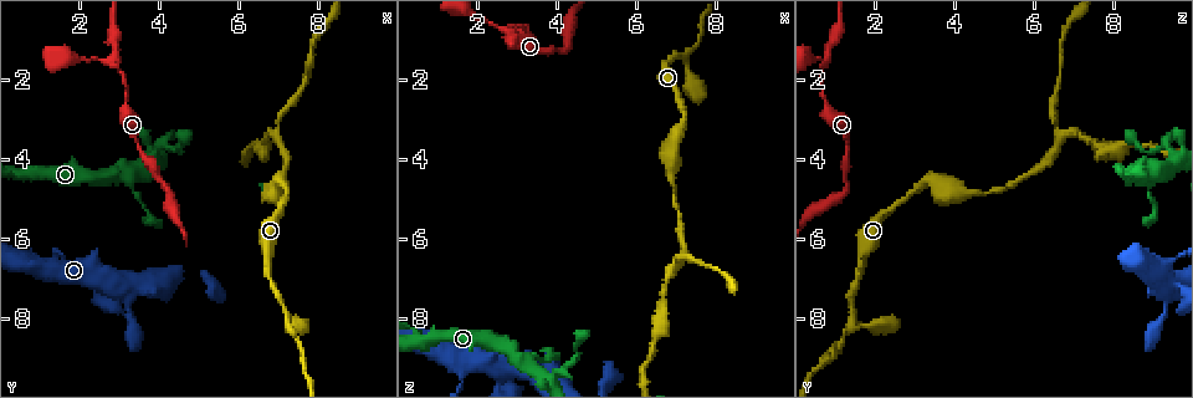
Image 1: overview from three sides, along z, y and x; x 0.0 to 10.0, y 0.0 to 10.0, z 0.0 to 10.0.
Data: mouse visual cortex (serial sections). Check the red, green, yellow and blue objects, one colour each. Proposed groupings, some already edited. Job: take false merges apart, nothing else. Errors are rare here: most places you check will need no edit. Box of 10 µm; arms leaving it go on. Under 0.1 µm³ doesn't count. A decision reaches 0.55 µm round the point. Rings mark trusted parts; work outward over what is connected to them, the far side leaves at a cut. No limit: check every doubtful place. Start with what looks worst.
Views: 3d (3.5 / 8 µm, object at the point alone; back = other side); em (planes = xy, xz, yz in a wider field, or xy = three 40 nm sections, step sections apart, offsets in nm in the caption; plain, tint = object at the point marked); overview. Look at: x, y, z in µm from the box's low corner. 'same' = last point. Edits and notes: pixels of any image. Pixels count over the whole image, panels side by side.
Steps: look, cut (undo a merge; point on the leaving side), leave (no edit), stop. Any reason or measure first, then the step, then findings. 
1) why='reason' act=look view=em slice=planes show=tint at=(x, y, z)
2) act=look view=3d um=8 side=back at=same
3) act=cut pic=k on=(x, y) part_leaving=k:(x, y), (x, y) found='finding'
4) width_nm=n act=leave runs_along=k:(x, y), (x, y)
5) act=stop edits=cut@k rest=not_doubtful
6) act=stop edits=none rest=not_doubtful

why='a narrow waist' act=look view=3d um=3.5 at=(2.85, 1.55, 0.70)

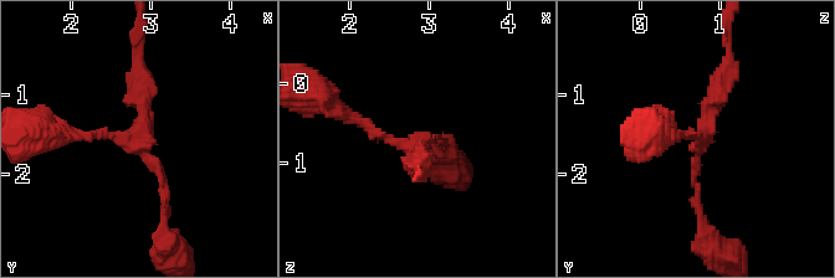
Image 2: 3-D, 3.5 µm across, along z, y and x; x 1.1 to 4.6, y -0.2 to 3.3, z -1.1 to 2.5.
act=look view=em slice=planes show=tint at=(2.85, 1.60, 0.75)

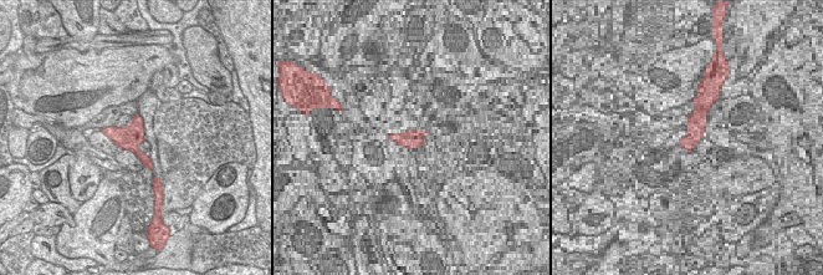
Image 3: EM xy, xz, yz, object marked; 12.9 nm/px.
arm_widths_nm=100,150,250 act=leave runs_along=2:(165, 216), (158, 166), (136, 143), (62, 135) found='one cell here'

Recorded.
act=look view=3d um=8 side=back at=(0.65, 4.40, 8.50)

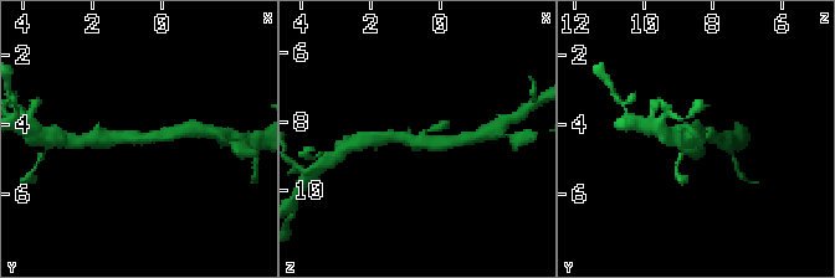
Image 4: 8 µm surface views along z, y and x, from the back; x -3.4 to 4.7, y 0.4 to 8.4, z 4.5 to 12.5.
act=look view=em slice=xy step=2 show=tint at=same

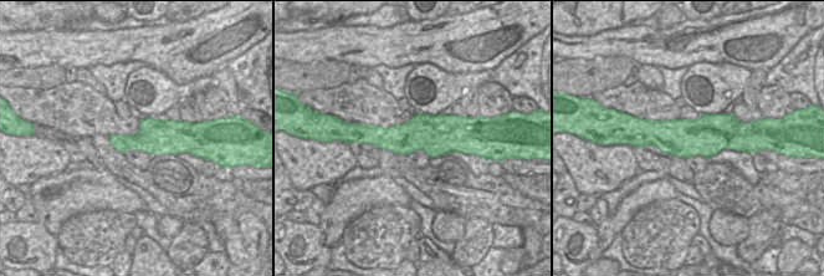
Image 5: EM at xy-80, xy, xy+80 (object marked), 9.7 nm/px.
act=leave runs_along=5:(359, 132), (454, 137), (466, 147) found='continuous, no second cell'

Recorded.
why='a fork' act=look view=em slice=xy step=1 show=tint at=(7.20, 8.05, 1.45)

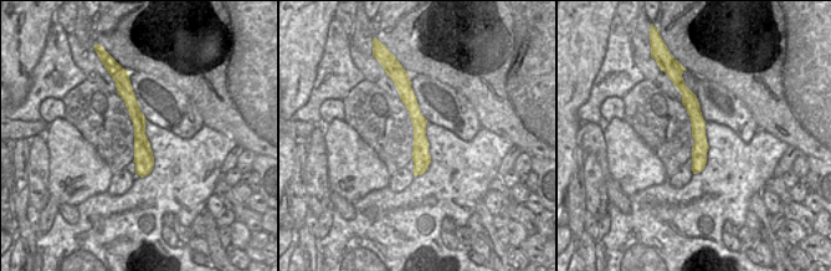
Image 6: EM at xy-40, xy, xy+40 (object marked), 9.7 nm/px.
act=look view=3d um=3.5 at=same

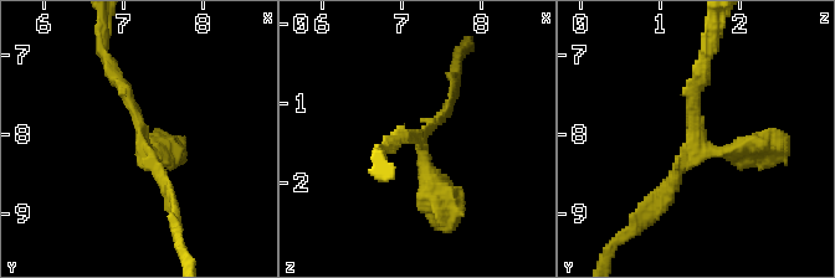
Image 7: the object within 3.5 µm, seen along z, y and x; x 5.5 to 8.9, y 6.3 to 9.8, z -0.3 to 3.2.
act=leave runs_along=7:(702, 70), (693, 142), (766, 149) found='continuous, no second cell'

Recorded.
why='branch point' act=look view=3d um=8 at=(7.10, 3.55, 6.60)

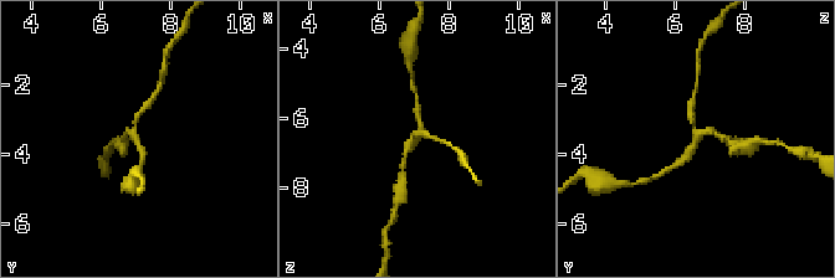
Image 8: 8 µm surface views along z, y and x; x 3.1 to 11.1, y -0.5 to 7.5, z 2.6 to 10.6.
why='closer look' act=look view=3d um=3.5 side=back at=same

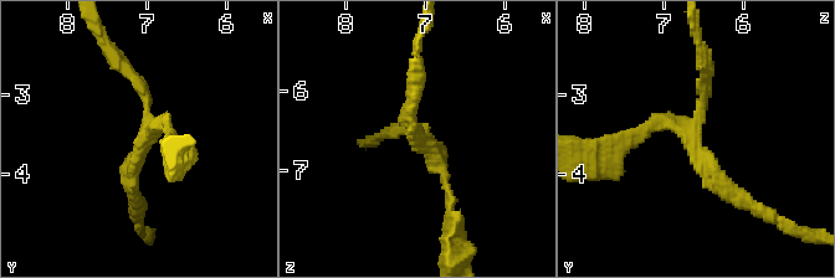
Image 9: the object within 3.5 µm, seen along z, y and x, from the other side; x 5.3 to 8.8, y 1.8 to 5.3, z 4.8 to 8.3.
arms=3 arm_widths_nm=150,150,200 why='now the EM' act=look view=em slice=xy step=5 show=tint at=(7.05, 3.55, 6.65)

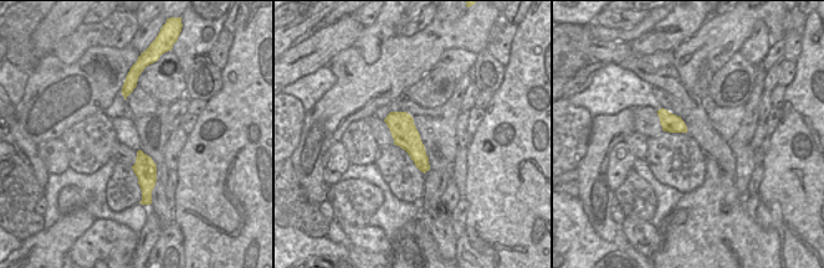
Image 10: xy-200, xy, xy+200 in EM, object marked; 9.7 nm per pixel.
act=leave runs_along=9:(738, 201), (677, 125), (626, 137) found='continuous, no second cell'

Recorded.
act=stop edits=none rest=not_doubtful

